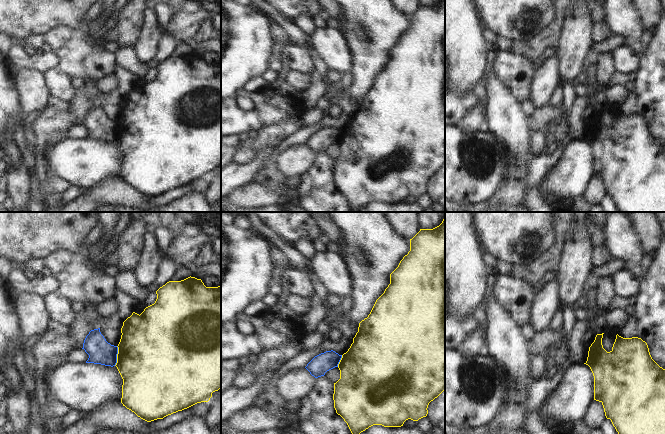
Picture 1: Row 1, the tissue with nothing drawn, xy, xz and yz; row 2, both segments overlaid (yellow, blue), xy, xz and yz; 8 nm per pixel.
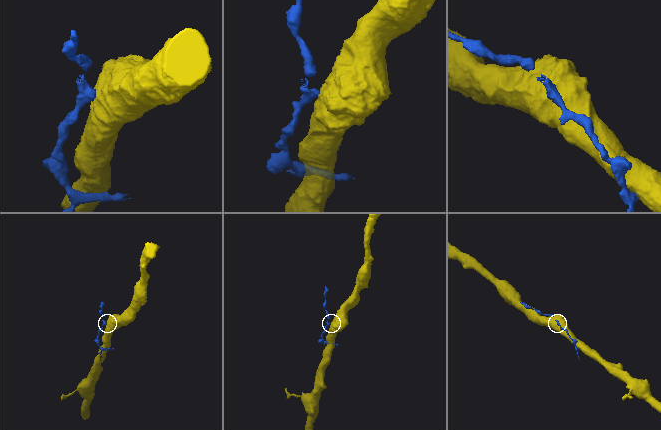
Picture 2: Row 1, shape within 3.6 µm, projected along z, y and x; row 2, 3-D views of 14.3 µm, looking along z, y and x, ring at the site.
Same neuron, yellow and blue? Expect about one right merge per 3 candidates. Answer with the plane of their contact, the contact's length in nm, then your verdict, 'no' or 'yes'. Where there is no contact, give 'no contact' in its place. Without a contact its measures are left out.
contact in xy; length 160 nm; no

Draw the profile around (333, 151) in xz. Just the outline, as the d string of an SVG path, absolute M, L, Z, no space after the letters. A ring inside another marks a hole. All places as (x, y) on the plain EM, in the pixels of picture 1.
M335 143L325 149L325 154L330 159L336 159L340 155L340 146Z

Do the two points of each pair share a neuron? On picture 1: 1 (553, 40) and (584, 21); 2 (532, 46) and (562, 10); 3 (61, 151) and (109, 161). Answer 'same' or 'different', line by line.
1: different
2: same
3: same

